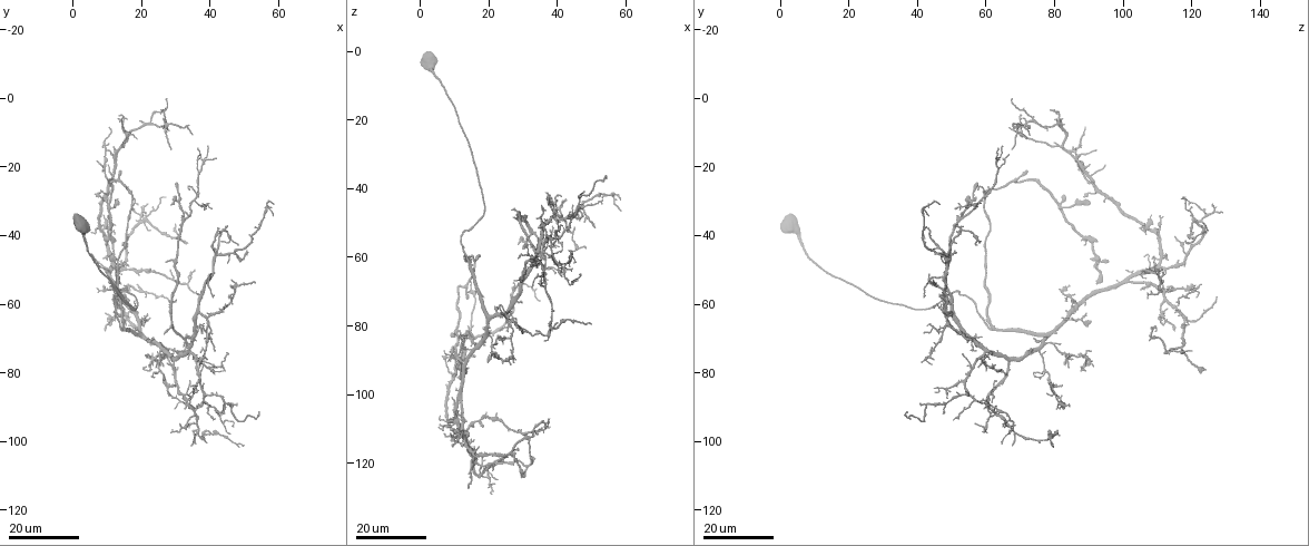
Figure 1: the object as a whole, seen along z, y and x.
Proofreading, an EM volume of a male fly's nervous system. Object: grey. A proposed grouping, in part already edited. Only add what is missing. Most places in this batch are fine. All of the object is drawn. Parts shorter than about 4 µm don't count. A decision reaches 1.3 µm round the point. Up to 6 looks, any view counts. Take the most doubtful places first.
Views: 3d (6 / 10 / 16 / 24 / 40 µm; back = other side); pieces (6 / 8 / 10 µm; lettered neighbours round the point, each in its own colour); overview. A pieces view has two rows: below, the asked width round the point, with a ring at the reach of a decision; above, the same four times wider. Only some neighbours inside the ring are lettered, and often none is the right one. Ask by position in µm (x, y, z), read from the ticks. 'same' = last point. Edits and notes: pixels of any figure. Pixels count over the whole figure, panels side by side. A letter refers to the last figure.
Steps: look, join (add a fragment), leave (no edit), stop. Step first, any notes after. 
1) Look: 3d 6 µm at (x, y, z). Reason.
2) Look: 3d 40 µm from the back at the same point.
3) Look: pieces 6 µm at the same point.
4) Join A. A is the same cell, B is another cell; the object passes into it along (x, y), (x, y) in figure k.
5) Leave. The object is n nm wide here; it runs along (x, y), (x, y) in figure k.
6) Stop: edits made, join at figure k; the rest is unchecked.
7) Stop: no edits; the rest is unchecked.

Look: 3d 16 µm at (45.0, 36.5, 51.5). Branch stops here.

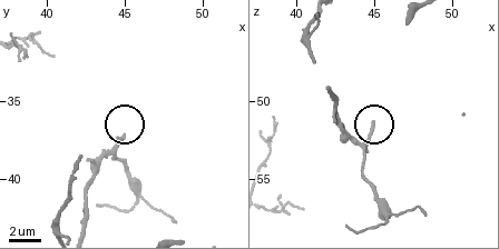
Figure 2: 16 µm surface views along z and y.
Look: pieces 8 µm at (45.0, 37.2, 51.4).

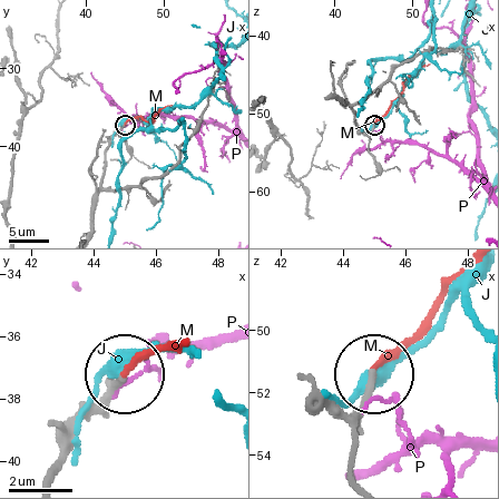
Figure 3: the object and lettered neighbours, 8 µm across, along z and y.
Join M. M is the same cell, J and P are other cells; it goes on there.

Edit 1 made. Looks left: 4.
Look: overview.

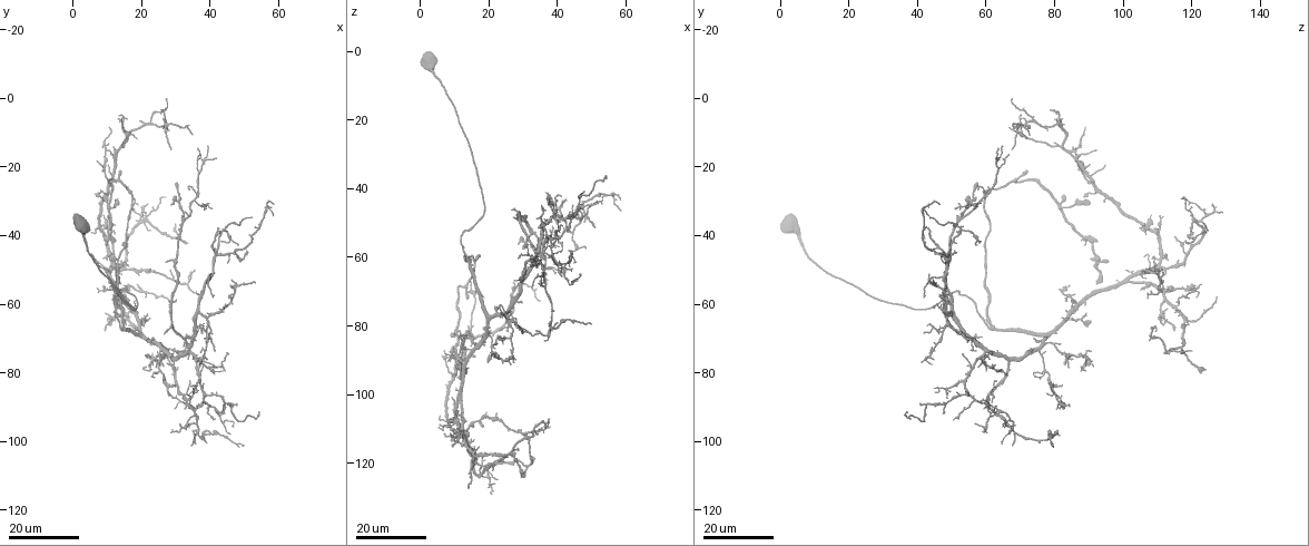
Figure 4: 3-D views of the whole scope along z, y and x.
Look: 3d 16 µm at (50.5, 45.0, 50.5). Branch stops here.

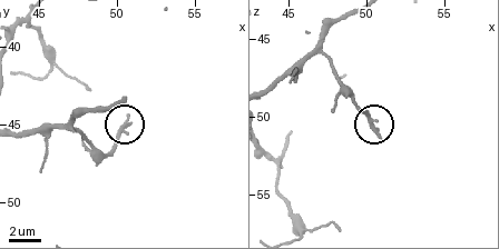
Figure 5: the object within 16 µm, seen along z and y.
Look: pieces 6 µm at (50.8, 45.0, 51.2).

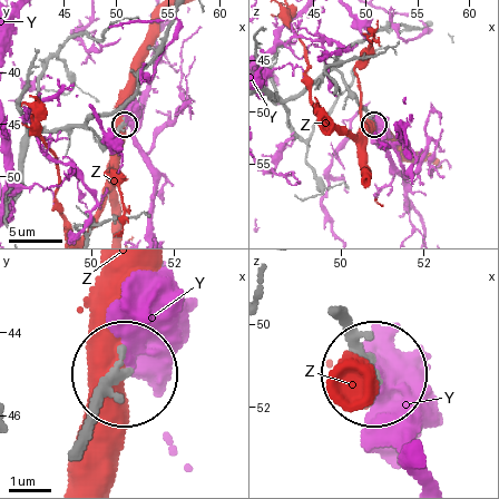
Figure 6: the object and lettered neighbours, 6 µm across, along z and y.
Leave. The object is 220 nm wide here; Y and Z are other cells; none of them fits.

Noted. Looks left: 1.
Stop: edits made, join at figure 3; the rest is unchecked.

